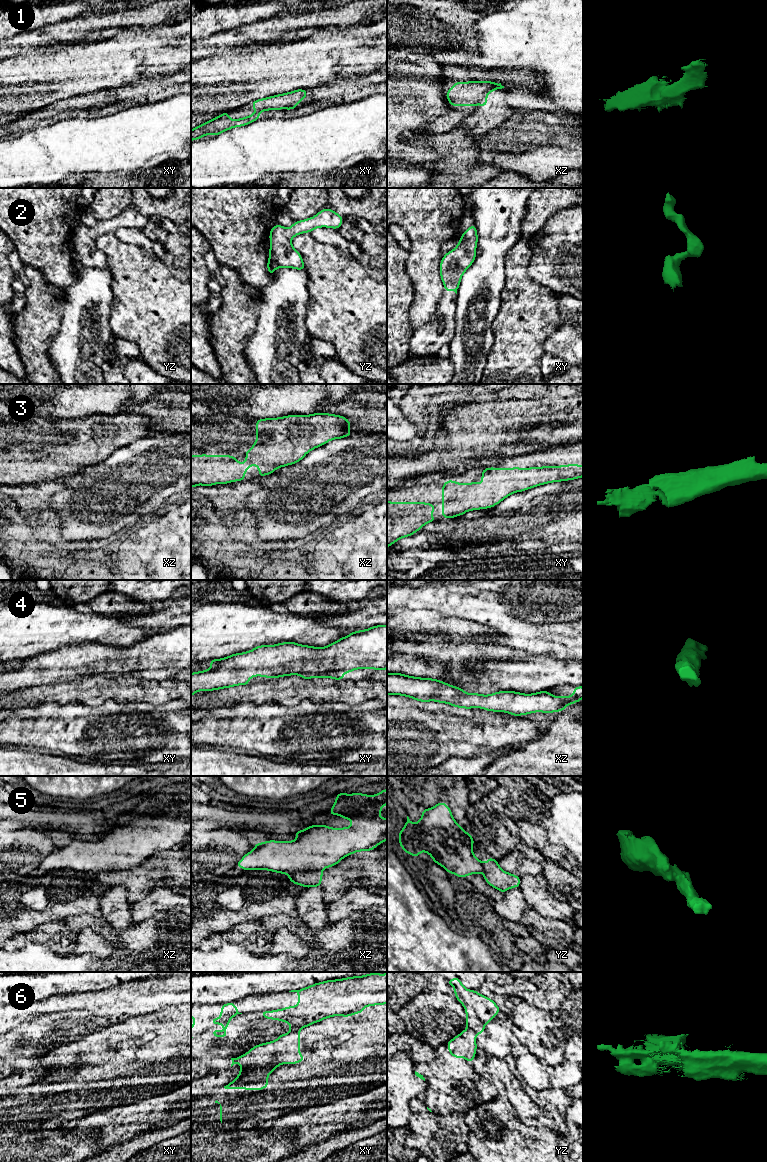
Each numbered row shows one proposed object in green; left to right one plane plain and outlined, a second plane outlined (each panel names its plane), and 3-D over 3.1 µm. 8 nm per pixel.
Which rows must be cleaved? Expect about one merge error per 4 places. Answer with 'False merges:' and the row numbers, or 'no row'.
False merges: 5, 6

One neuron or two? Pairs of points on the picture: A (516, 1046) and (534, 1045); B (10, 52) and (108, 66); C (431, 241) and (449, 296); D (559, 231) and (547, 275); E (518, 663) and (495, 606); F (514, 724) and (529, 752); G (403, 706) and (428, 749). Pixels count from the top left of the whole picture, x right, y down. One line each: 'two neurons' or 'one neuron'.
A: two neurons
B: two neurons
C: two neurons
D: one neuron
E: two neurons
F: two neurons
G: one neuron

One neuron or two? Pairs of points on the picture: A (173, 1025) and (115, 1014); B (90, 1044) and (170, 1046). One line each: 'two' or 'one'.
A: two
B: one

